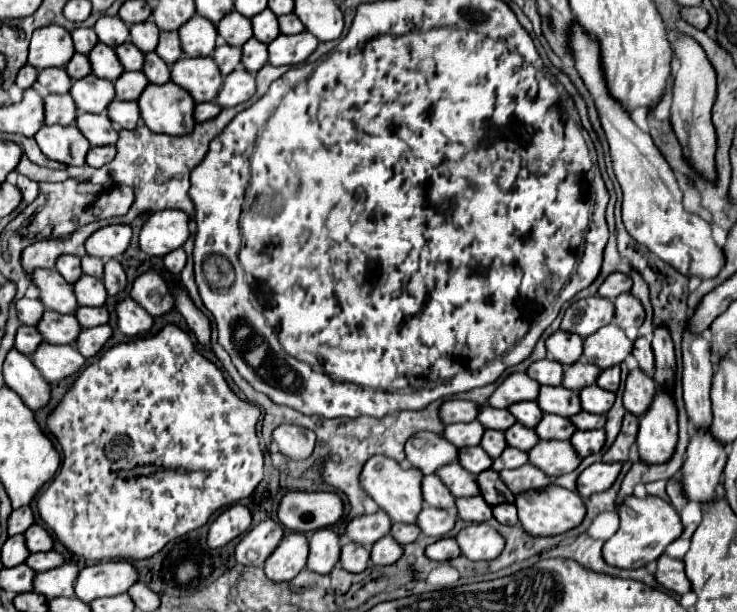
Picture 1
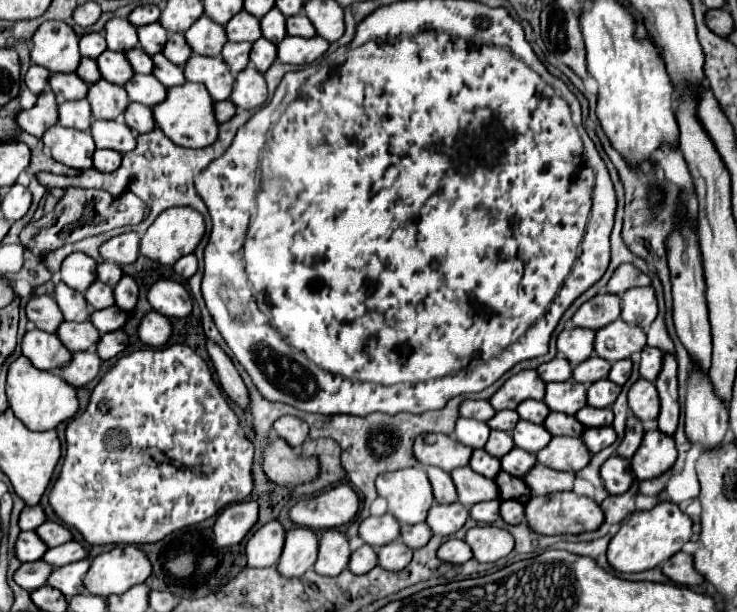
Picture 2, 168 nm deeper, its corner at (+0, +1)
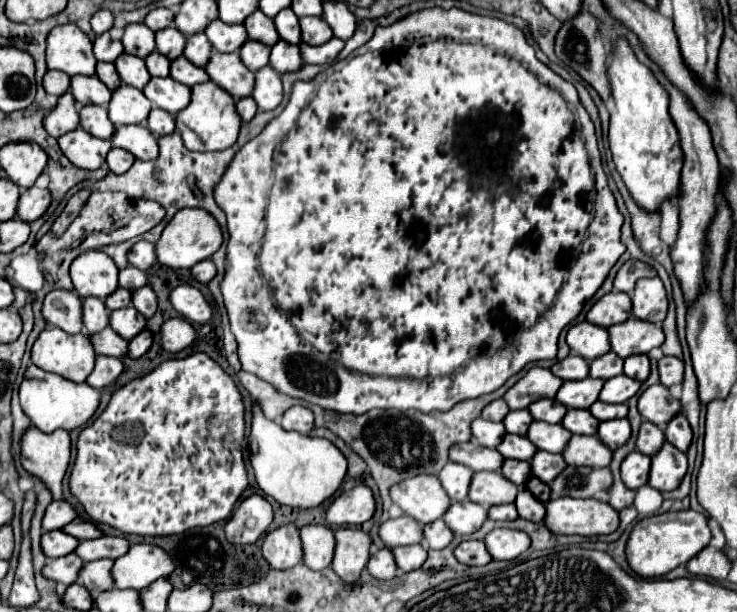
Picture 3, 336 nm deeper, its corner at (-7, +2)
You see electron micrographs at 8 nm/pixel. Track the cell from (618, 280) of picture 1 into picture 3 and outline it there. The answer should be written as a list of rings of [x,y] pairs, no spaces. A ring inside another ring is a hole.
[[[628,260],[616,274],[614,290],[630,294],[640,278],[654,278],[654,276],[656,276],[656,270],[650,264],[640,260]]]

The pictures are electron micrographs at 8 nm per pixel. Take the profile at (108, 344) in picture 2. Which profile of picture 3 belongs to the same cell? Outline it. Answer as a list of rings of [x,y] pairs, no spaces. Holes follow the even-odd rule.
[[[144,330],[136,338],[130,340],[128,356],[130,358],[140,358],[140,356],[144,356],[150,350],[150,346],[152,346],[152,332],[150,330]]]

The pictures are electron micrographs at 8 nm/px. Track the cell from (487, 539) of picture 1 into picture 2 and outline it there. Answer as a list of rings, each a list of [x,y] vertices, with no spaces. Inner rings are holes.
[[[479,525],[467,531],[465,543],[471,547],[473,557],[479,563],[491,563],[507,557],[513,549],[513,537],[509,531],[495,525]]]

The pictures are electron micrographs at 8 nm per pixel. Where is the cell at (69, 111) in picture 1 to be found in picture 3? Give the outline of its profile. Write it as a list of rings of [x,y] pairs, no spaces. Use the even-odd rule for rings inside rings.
[[[84,106],[80,110],[80,126],[102,140],[110,140],[114,134],[114,124],[108,118],[108,106]]]

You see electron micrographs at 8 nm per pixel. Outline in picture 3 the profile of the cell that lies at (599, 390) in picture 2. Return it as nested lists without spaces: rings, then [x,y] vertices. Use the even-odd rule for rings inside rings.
[[[620,374],[616,378],[610,378],[602,392],[600,392],[600,400],[608,402],[608,404],[618,404],[618,402],[628,402],[638,390],[640,390],[642,382],[628,378],[626,374]]]

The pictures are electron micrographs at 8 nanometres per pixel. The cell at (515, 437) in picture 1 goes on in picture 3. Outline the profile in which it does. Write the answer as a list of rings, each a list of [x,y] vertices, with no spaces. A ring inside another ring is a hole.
[[[532,422],[528,430],[528,438],[538,446],[538,450],[546,452],[562,452],[572,434],[562,428],[562,424],[546,424],[546,422]]]

